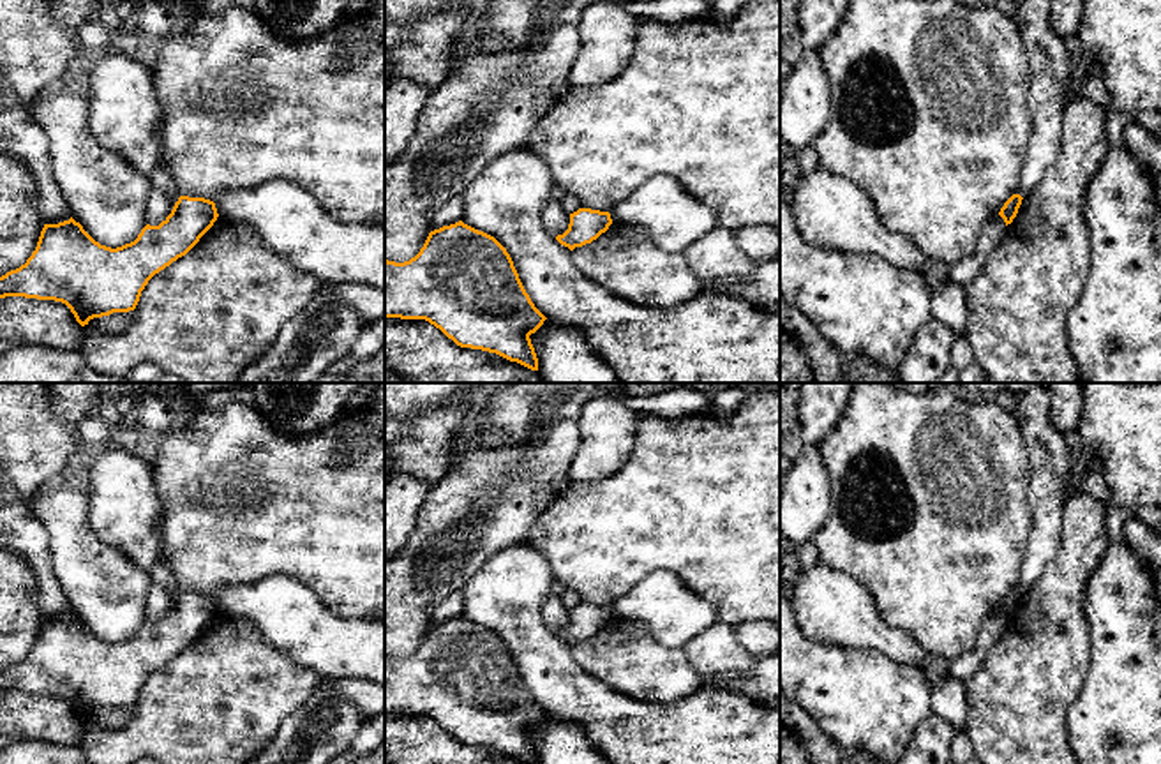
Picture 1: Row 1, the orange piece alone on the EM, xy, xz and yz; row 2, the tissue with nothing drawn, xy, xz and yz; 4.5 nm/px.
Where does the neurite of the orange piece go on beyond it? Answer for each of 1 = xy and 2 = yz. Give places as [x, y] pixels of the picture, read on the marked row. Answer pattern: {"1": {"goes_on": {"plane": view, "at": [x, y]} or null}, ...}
{"1": {"goes_on": null}, "2": {"goes_on": null}}

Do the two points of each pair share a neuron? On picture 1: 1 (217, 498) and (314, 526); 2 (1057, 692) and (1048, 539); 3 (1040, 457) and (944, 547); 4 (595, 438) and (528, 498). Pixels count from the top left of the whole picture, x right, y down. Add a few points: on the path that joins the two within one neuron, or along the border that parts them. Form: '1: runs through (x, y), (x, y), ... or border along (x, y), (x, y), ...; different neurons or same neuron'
1: runs through (242, 501), (290, 505); same neuron
2: border along (1061, 519), (1061, 542), (1056, 556), (1024, 591); different neurons
3: border along (1017, 427), (1027, 461), (1027, 505), (1031, 509); different neurons
4: border along (579, 419), (579, 447), (570, 463), (569, 479); different neurons

